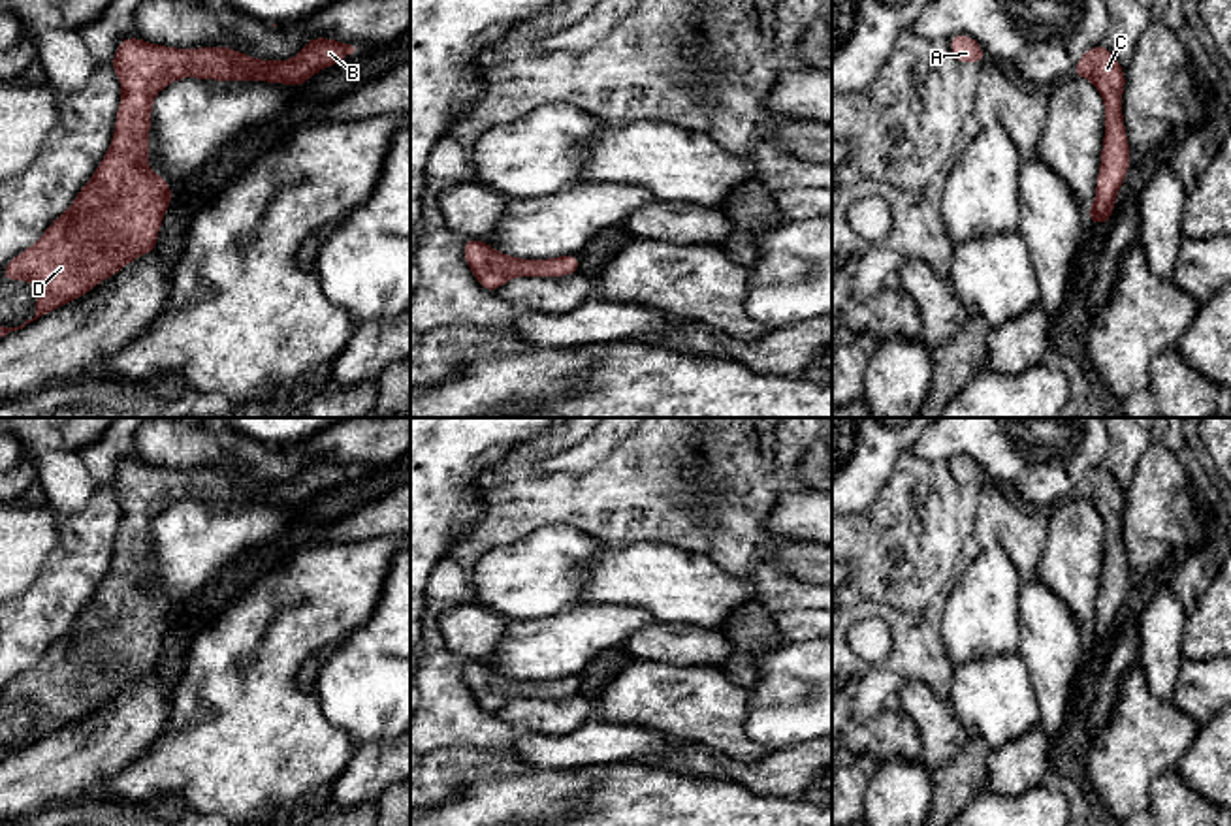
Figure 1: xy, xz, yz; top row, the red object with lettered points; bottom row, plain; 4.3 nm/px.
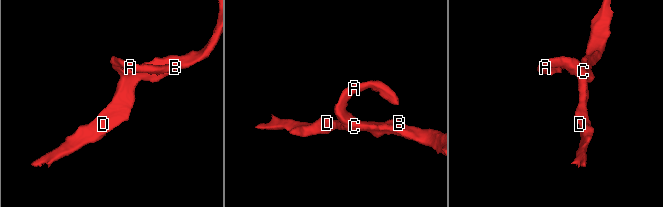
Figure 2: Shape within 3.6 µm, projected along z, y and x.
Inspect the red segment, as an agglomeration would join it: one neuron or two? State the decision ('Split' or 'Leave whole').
Leave whole

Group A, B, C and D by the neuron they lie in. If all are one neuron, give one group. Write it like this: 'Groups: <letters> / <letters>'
Groups: A B C D

